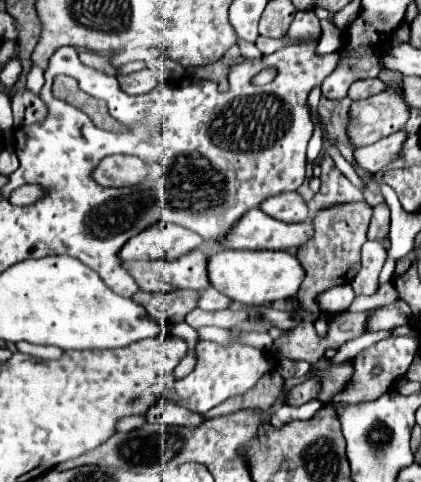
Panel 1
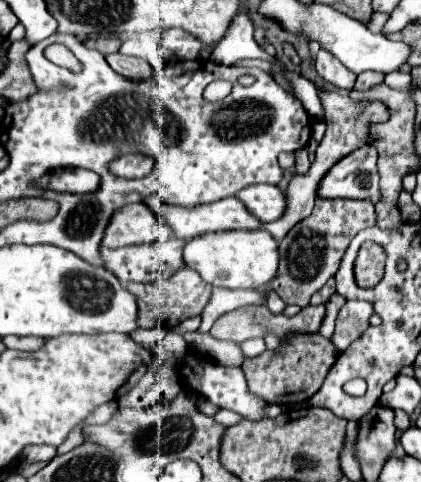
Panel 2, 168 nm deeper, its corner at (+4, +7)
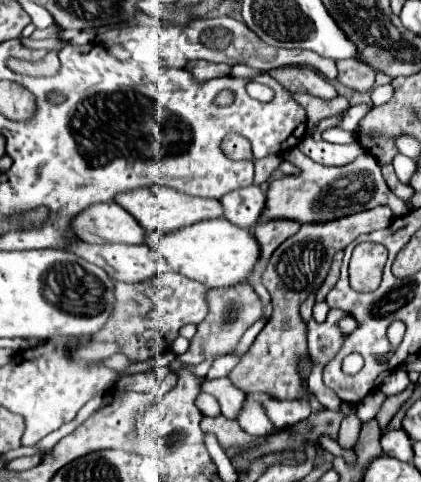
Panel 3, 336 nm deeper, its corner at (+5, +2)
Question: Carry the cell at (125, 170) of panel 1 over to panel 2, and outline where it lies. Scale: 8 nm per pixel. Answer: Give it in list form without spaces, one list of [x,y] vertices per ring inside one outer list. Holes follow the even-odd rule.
[[[125,154],[111,162],[111,172],[123,178],[143,178],[151,172],[153,158],[145,154]]]

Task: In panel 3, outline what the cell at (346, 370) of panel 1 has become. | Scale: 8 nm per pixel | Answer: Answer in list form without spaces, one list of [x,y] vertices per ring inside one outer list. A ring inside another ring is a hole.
[[[376,207],[364,213],[354,213],[348,217],[340,217],[336,221],[326,223],[306,223],[300,227],[296,235],[286,239],[270,257],[262,283],[272,297],[274,313],[268,319],[266,327],[258,333],[252,347],[246,351],[242,361],[230,371],[232,383],[244,393],[266,393],[274,399],[300,399],[308,393],[312,405],[320,405],[318,399],[304,387],[298,365],[308,357],[308,327],[302,321],[298,309],[304,299],[326,279],[332,259],[338,251],[342,251],[348,243],[352,243],[360,233],[370,233],[376,229],[384,229],[392,223],[392,211],[384,207]]]

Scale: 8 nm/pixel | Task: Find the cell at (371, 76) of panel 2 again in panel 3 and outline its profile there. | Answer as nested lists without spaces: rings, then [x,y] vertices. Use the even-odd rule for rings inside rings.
[[[340,61],[338,65],[338,81],[348,85],[354,91],[370,91],[374,85],[374,71],[366,69],[356,61]]]

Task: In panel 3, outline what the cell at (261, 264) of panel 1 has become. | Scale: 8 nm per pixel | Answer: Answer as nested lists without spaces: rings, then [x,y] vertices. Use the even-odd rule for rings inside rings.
[[[226,219],[220,221],[202,221],[200,225],[192,225],[190,229],[182,229],[180,233],[168,235],[150,235],[148,245],[168,261],[168,265],[186,275],[188,279],[200,281],[202,285],[216,287],[234,287],[254,273],[256,263],[260,261],[260,245],[252,231],[240,229]]]

